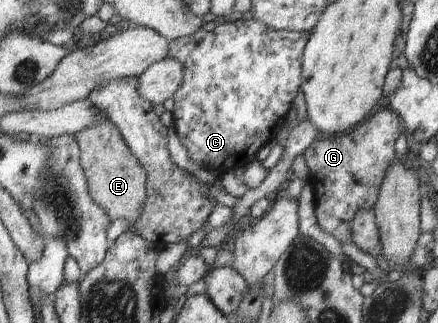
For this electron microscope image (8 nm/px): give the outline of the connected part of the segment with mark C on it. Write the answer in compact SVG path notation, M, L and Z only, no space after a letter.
M246 19L246 21L236 21L235 23L224 23L218 25L214 31L196 31L193 35L182 37L179 39L168 40L168 53L166 58L176 59L178 63L182 63L184 69L182 84L180 88L174 93L174 124L178 140L182 143L182 147L186 149L186 153L194 163L216 171L217 174L224 175L228 171L235 171L241 167L245 167L256 159L258 151L269 142L277 139L278 133L282 130L286 123L286 117L289 111L293 108L293 102L301 90L301 69L303 61L303 52L310 39L311 32L294 32L294 31L274 31L270 27L266 27L264 23L258 23L256 19Z

